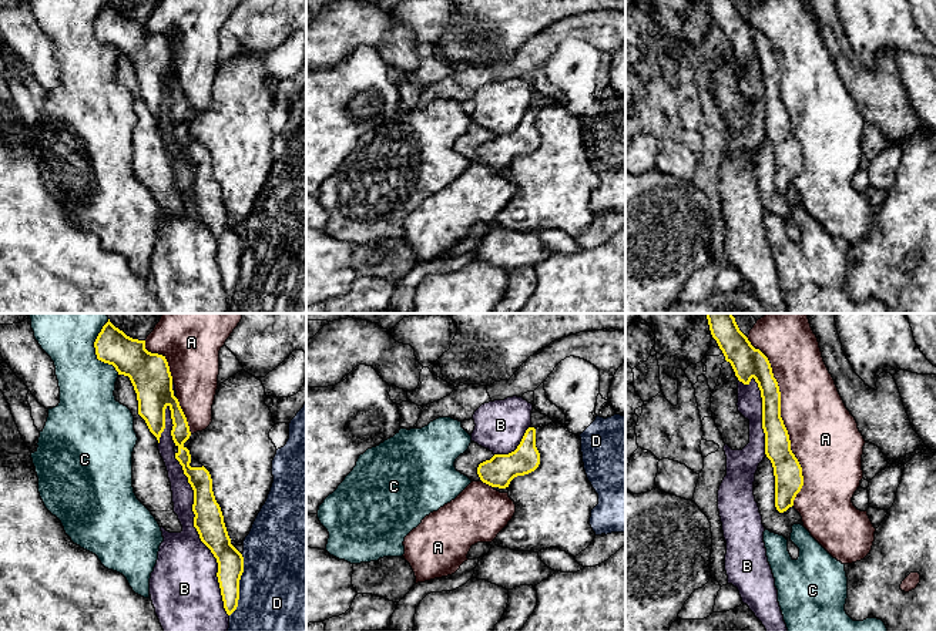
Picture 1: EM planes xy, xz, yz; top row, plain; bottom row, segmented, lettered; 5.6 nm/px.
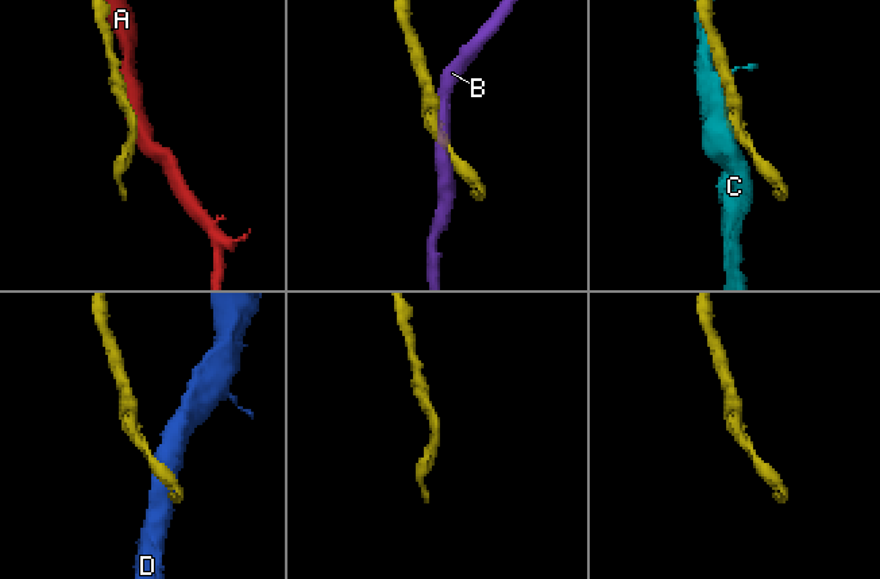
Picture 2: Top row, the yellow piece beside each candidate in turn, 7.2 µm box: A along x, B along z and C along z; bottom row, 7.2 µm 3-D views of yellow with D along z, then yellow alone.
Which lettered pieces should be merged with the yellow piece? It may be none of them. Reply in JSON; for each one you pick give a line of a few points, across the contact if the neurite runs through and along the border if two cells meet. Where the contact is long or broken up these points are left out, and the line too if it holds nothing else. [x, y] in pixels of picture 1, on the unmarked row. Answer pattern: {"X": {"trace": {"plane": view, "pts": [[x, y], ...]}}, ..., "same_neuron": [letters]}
{"same_neuron": []}

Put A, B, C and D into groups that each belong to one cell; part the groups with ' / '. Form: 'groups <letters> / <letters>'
groups A / B / C / D

